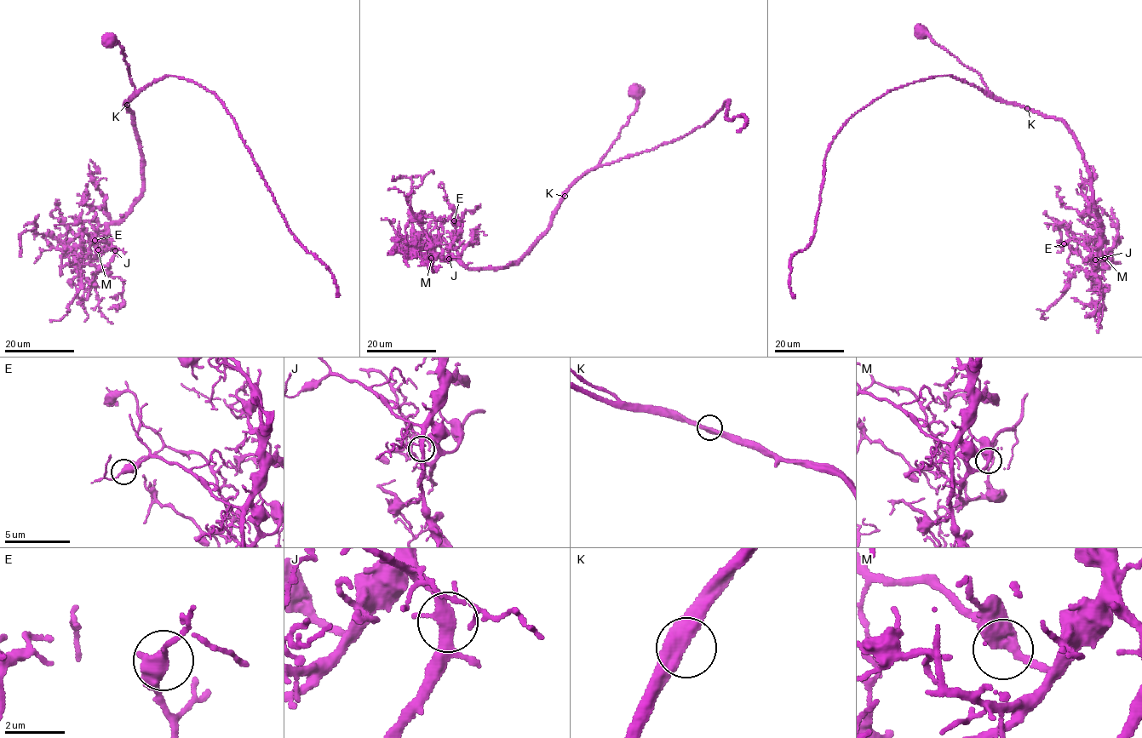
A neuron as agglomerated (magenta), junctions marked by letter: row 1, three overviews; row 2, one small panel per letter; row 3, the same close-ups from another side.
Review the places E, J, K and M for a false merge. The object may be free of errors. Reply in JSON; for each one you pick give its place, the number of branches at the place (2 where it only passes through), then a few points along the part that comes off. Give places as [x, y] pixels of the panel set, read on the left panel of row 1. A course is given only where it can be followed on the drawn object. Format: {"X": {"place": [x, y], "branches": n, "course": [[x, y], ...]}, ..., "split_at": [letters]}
{"split_at": []}

